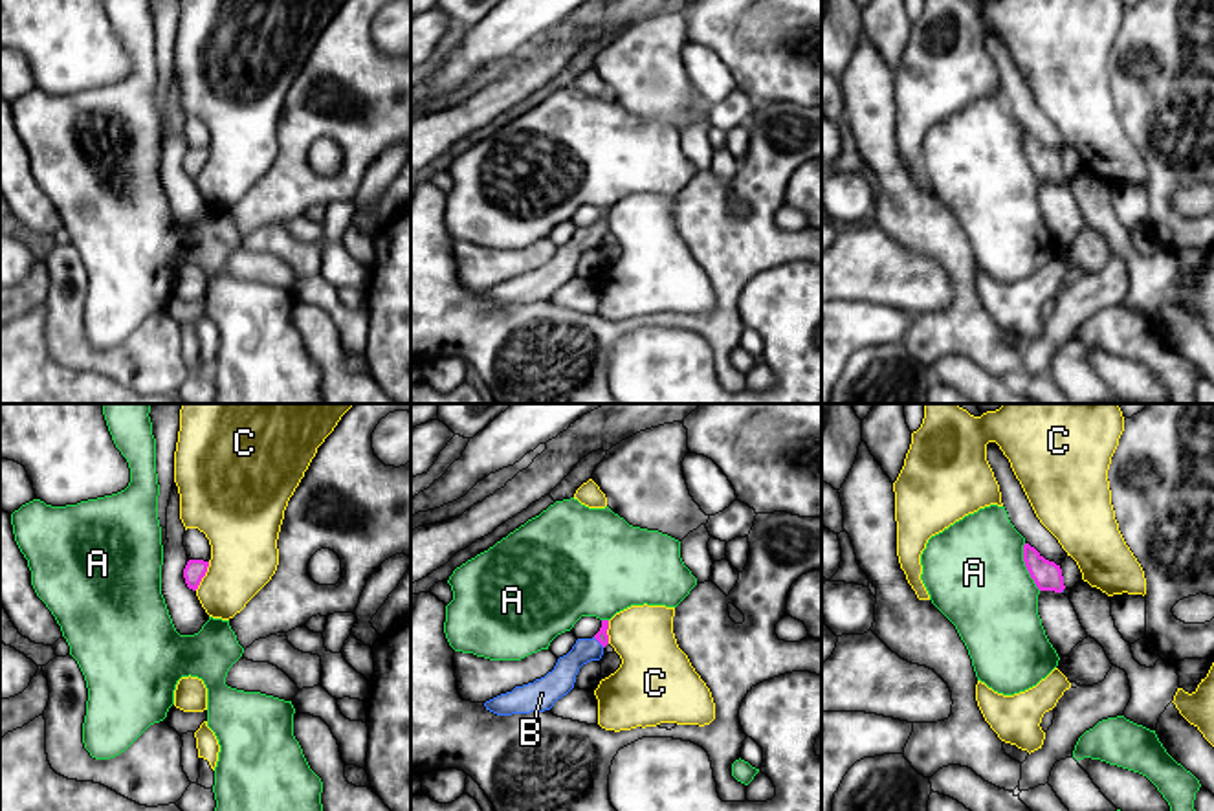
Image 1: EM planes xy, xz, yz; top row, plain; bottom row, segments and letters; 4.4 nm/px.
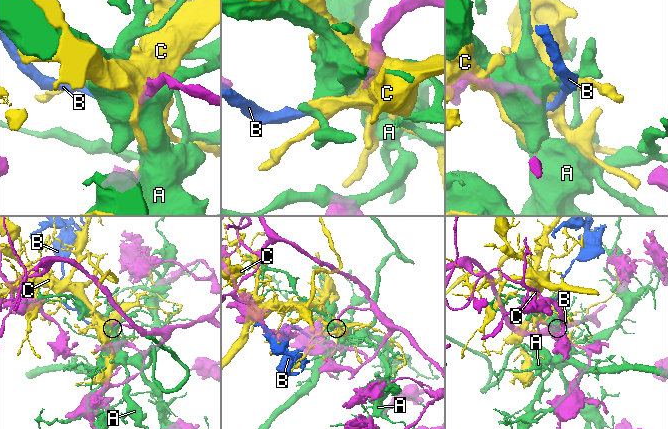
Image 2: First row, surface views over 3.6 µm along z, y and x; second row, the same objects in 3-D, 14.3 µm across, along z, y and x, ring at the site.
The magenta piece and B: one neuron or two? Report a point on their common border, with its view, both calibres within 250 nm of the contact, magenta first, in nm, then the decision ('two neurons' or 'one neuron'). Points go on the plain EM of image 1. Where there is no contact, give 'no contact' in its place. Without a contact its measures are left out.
meets magenta in xz at (598, 230); 60 nm thick on the magenta side, 120 nm on the other; one neuron

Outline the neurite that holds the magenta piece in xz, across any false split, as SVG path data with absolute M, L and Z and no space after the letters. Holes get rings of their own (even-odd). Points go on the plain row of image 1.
M601 209L600 220L592 228L578 228L572 239L557 248L552 261L486 290L486 299L497 305L550 299L557 288L574 277L579 257L601 248L603 237L609 233L607 218L609 209Z

